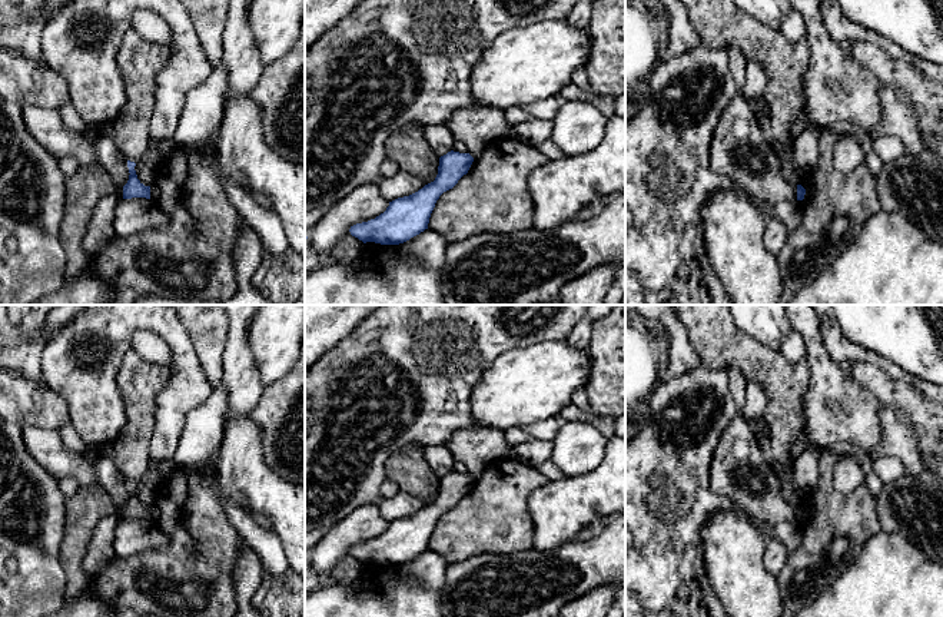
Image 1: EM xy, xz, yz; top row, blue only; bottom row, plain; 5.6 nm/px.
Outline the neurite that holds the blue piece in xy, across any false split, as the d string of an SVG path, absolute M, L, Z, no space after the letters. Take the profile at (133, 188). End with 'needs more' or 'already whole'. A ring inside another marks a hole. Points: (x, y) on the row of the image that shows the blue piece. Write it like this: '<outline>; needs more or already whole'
M127 160L129 167L129 180L123 186L123 199L132 199L132 198L146 198L150 199L150 186L145 186L136 175L135 170L136 163Z; already whole

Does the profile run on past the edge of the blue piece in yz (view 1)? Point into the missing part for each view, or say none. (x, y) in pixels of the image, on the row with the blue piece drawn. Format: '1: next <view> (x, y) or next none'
1: next none

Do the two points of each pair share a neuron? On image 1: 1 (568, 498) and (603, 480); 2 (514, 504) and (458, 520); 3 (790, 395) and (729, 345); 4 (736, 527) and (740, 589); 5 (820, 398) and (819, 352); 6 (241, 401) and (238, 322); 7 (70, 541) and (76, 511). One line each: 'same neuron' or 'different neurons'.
1: same neuron
2: same neuron
3: same neuron
4: same neuron
5: same neuron
6: same neuron
7: same neuron

